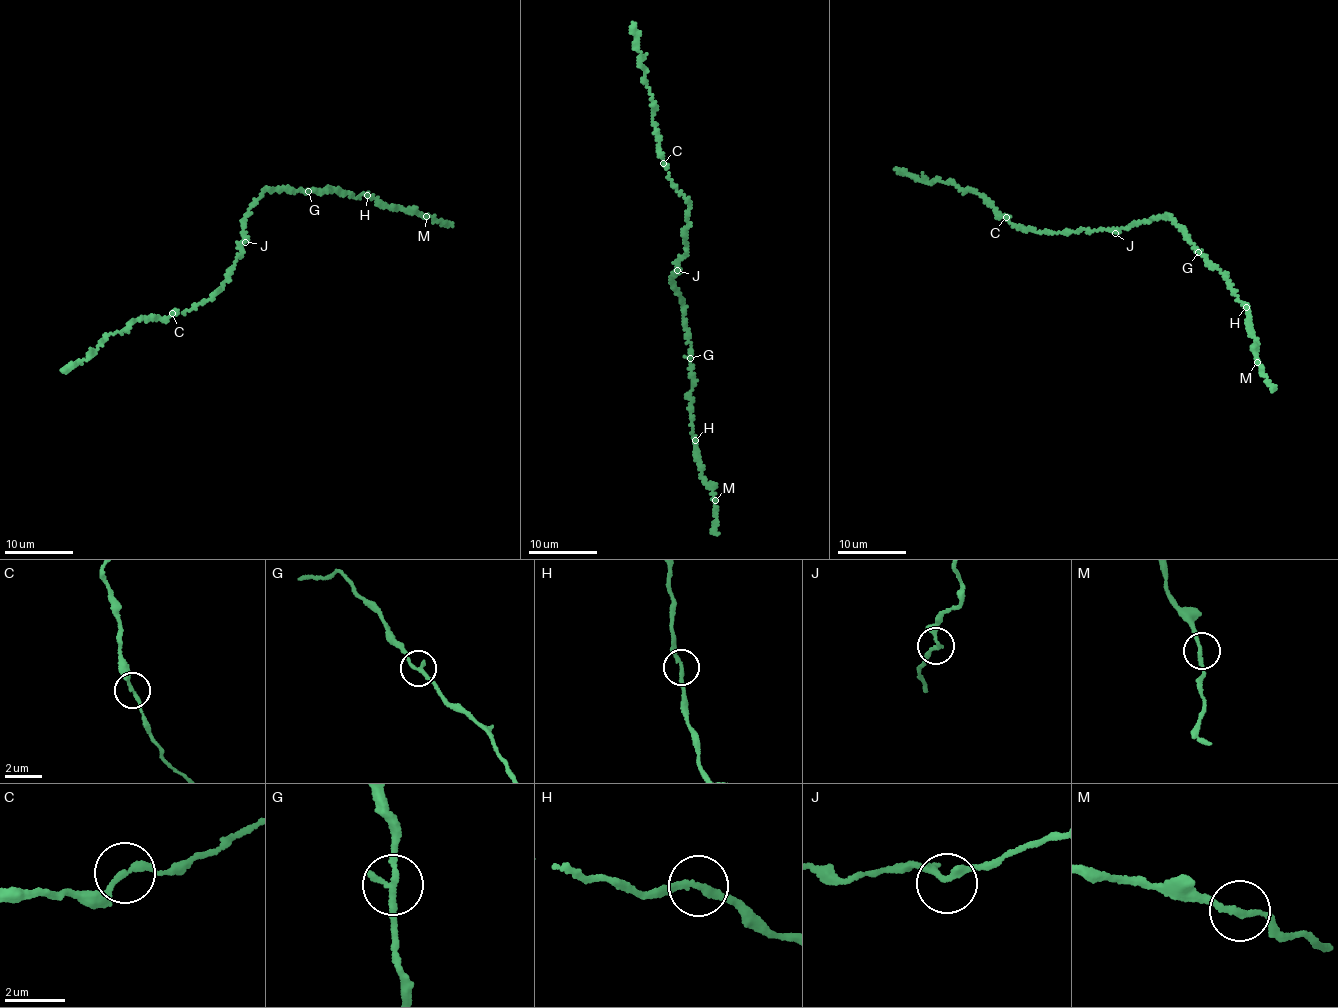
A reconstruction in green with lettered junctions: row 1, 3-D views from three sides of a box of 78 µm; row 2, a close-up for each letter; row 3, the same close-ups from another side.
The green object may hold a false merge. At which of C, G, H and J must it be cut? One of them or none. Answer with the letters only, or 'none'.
none

